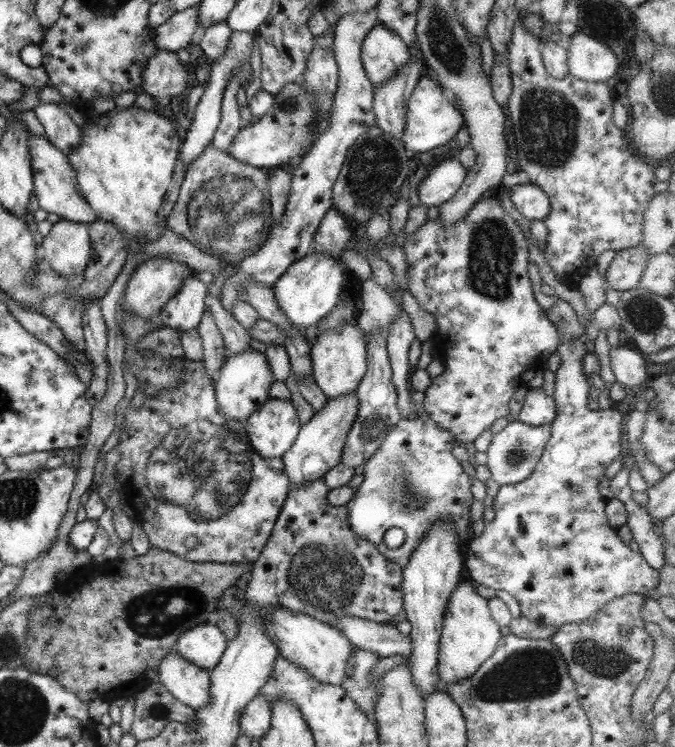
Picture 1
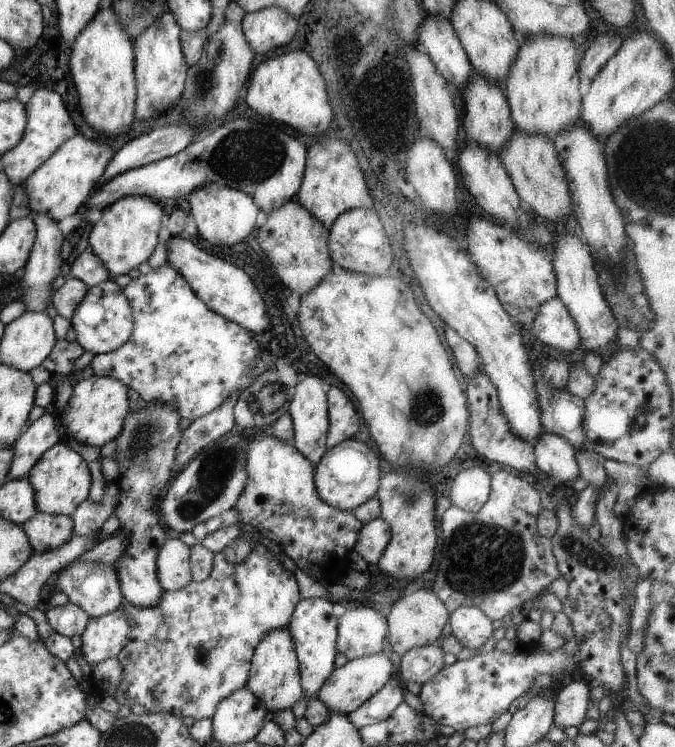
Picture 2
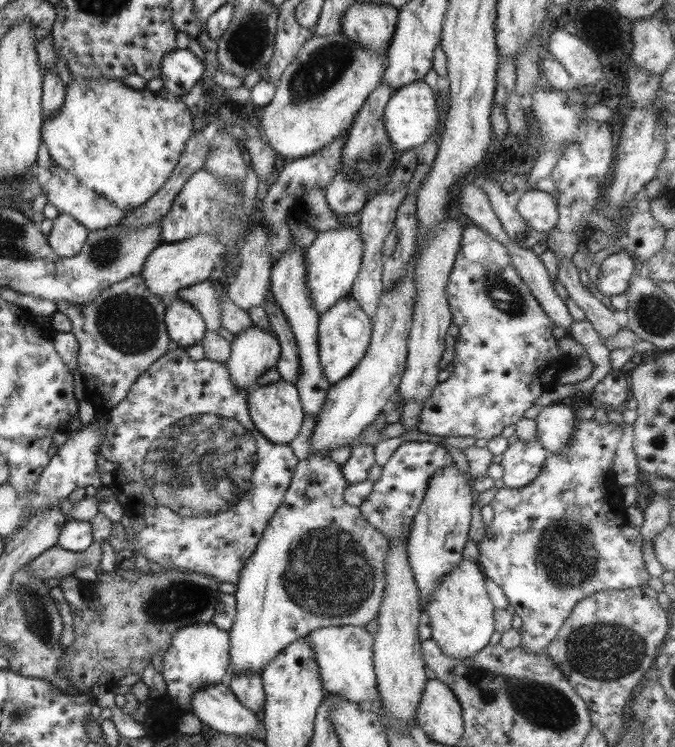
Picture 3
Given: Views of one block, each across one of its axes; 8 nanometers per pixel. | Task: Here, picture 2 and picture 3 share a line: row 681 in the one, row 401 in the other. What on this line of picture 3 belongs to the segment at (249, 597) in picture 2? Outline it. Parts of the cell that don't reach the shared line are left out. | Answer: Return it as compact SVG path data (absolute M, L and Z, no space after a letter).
M170 347L169 350L154 360L129 386L125 398L121 399L107 414L107 427L105 427L104 440L98 448L98 454L109 460L113 465L111 474L114 478L113 485L116 490L120 487L129 486L148 486L149 492L135 495L129 500L127 513L130 517L129 529L126 530L128 548L141 554L149 562L159 564L166 570L179 570L179 572L195 572L209 578L216 578L219 583L229 582L235 584L240 577L241 567L253 553L255 545L261 539L263 530L271 520L275 509L281 505L283 493L289 486L291 475L298 463L297 457L291 452L288 444L271 444L264 438L253 425L249 418L247 408L247 392L239 391L233 381L229 379L227 367L224 363L209 359L191 360L187 356L186 349Z

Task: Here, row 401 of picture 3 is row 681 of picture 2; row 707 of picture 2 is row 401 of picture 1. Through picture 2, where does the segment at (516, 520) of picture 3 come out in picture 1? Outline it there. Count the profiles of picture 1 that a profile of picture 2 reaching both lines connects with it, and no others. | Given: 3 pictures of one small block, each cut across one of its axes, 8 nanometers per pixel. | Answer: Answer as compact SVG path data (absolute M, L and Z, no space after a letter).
M558 331L558 334L559 343L557 343L556 353L561 358L561 364L554 372L554 387L552 388L556 414L550 424L550 437L545 443L542 456L534 466L533 472L525 480L517 484L499 486L491 506L494 512L494 519L490 524L484 525L484 530L480 536L477 538L471 537L464 548L465 575L472 583L493 588L499 594L501 592L509 593L517 601L520 608L520 616L531 620L533 624L553 626L555 628L560 627L562 624L582 623L593 617L597 613L597 609L601 609L609 600L625 596L625 594L643 594L650 588L654 588L658 581L658 571L653 570L634 547L623 544L621 538L617 536L616 530L609 527L609 523L605 519L605 513L603 513L603 508L605 508L607 501L601 498L601 494L597 490L599 478L601 478L602 474L608 473L604 472L605 466L614 468L618 463L619 452L621 451L621 444L619 443L619 440L621 440L621 423L625 416L621 416L619 411L615 411L610 407L599 411L590 410L587 407L587 399L592 395L592 388L588 376L581 369L581 358L585 356L587 350L583 347L583 343L578 341L579 336L567 335L563 331Z

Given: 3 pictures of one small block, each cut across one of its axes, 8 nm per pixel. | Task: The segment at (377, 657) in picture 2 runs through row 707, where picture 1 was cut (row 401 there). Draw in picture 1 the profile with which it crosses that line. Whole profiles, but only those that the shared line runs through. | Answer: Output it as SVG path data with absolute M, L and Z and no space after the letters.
M355 391L333 399L327 399L319 411L300 425L297 437L289 450L280 457L285 475L289 479L289 489L299 487L305 481L322 478L324 474L339 463L341 448L345 446L347 432L357 416L357 395Z

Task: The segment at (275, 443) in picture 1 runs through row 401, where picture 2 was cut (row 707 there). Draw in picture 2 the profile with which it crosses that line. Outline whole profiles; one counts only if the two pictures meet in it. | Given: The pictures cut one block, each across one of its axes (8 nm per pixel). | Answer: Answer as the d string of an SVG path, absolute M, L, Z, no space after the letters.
M281 628L281 630L267 632L261 638L261 642L255 646L246 687L265 706L265 710L268 712L267 718L279 710L289 710L305 694L301 688L293 639L288 629Z

